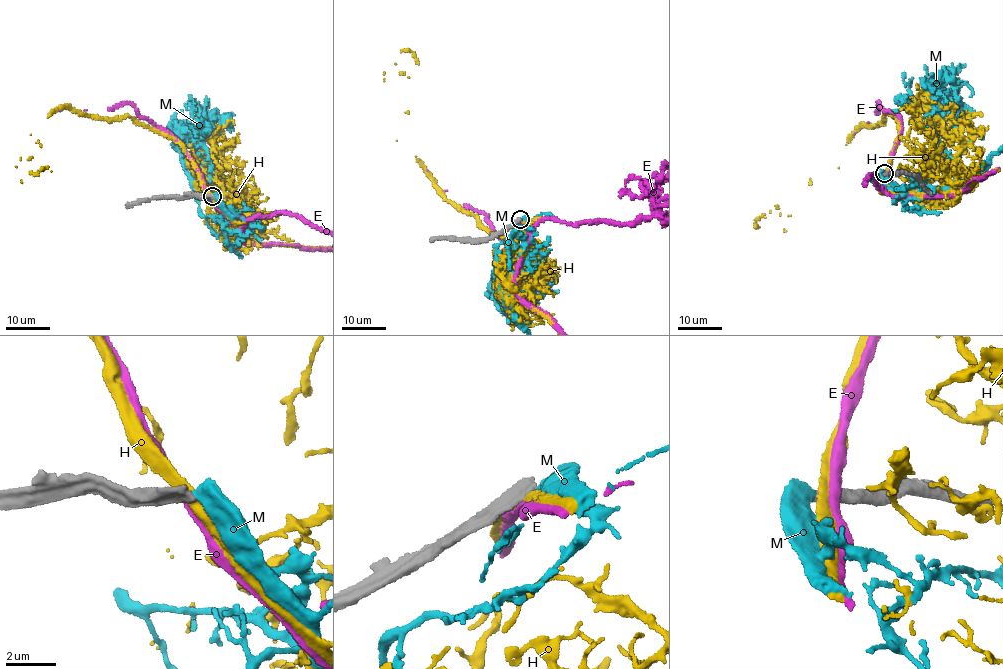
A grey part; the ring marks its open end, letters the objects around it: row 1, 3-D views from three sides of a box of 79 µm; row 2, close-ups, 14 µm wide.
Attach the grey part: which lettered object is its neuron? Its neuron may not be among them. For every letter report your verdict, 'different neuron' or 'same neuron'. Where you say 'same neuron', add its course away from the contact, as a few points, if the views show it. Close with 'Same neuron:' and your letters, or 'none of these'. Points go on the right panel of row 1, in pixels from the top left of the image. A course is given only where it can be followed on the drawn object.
E: different neuron
H: different neuron
M: different neuron
Same neuron: none of these

